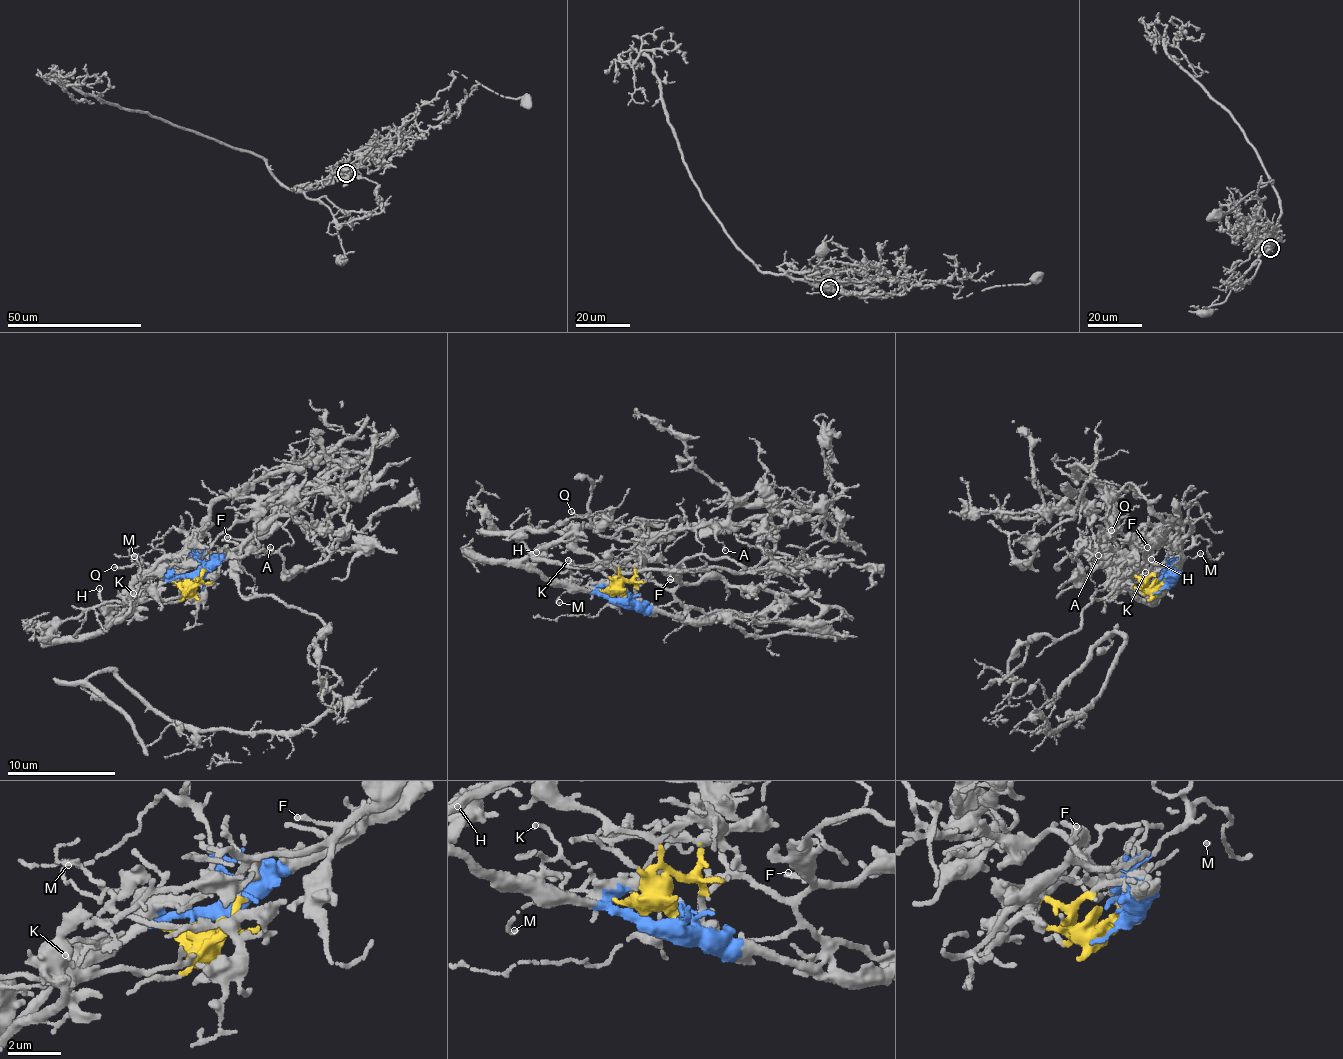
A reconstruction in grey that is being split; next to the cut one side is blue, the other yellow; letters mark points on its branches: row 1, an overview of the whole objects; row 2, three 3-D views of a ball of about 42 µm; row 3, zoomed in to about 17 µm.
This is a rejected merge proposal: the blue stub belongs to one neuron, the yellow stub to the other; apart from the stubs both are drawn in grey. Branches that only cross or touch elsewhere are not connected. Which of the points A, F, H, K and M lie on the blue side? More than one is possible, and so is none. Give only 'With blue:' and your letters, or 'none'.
With blue: H, K, M

